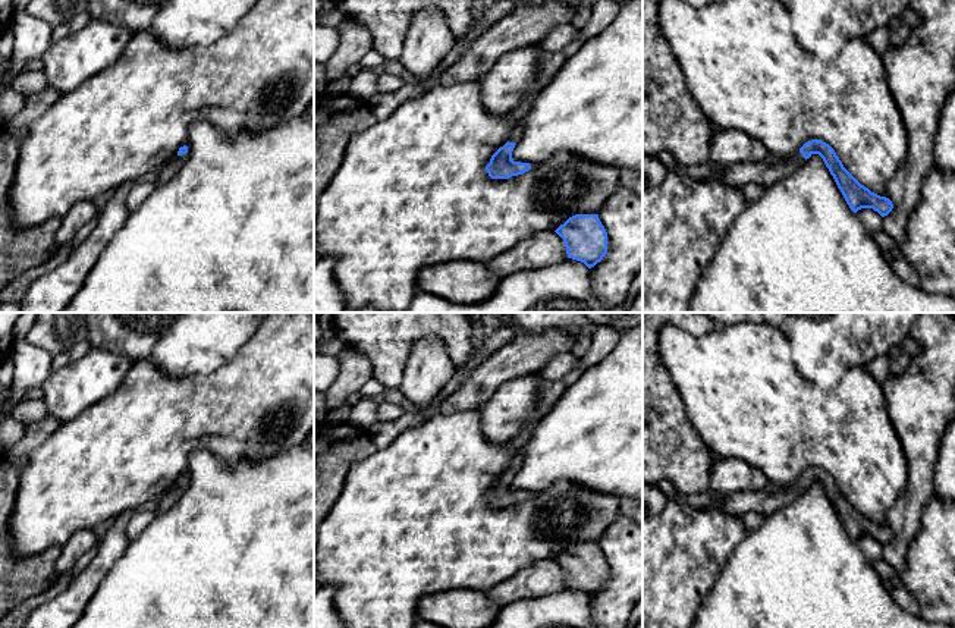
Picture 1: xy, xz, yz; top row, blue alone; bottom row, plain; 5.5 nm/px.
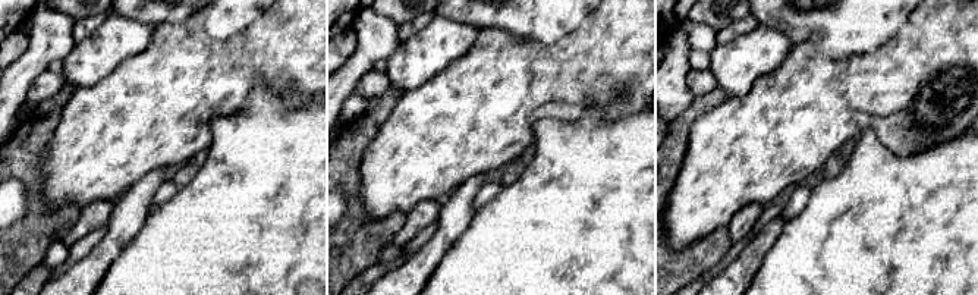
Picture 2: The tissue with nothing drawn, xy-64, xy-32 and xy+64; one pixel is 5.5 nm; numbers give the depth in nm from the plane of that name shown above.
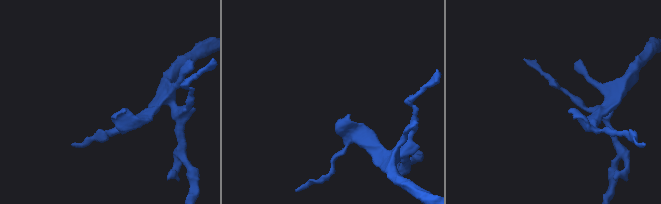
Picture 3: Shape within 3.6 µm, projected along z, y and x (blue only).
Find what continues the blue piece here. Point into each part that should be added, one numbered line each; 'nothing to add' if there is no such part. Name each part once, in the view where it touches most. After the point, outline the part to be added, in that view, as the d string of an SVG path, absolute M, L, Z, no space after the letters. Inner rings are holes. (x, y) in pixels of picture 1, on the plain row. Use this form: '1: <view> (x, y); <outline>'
1: xy (170, 496); M188 481L182 484L173 484L170 489L167 489L158 499L158 511L166 512L169 511L178 500L179 497L185 493L188 487Z

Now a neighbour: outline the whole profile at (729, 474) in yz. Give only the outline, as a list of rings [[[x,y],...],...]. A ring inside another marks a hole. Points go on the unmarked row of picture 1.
[[[716,458],[710,471],[710,492],[731,494],[733,492],[760,492],[770,481],[757,468],[736,458]]]

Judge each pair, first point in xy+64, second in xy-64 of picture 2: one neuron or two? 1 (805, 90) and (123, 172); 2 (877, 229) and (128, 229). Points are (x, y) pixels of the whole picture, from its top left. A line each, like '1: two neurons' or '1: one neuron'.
1: one neuron
2: two neurons

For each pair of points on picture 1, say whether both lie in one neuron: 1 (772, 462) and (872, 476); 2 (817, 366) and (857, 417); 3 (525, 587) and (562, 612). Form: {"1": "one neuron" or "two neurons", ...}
{"1": "one neuron", "2": "two neurons", "3": "two neurons"}

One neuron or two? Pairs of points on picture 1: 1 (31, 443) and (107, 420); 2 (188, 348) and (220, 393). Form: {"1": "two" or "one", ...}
{"1": "two", "2": "two"}

